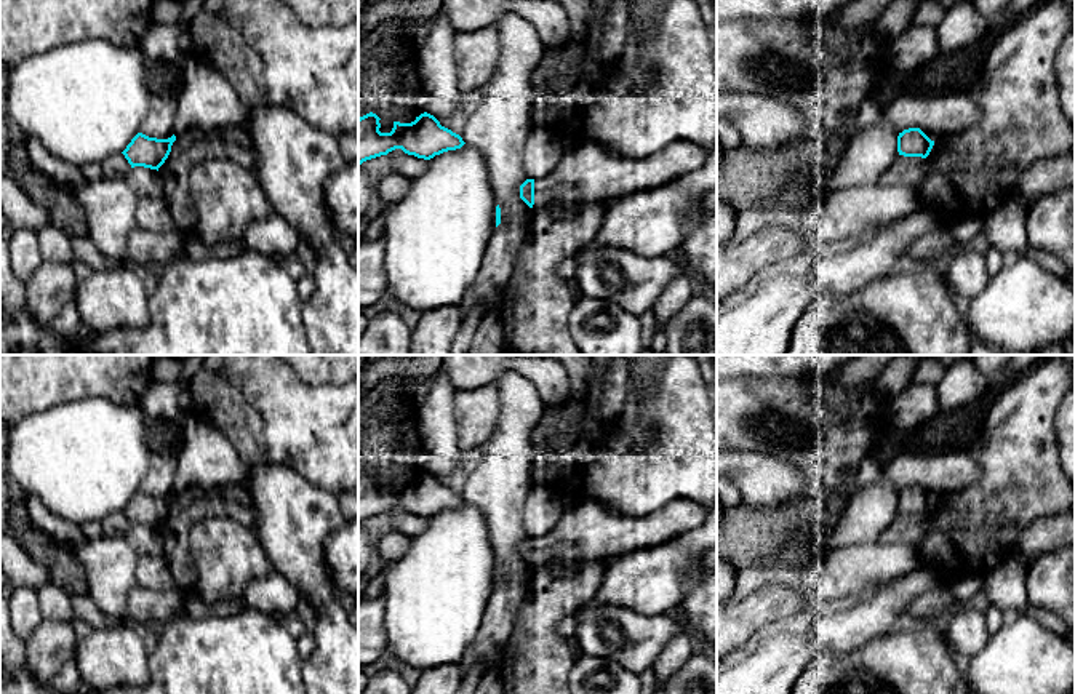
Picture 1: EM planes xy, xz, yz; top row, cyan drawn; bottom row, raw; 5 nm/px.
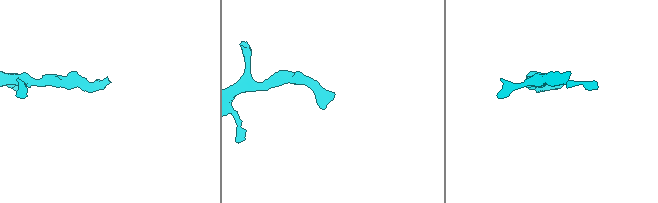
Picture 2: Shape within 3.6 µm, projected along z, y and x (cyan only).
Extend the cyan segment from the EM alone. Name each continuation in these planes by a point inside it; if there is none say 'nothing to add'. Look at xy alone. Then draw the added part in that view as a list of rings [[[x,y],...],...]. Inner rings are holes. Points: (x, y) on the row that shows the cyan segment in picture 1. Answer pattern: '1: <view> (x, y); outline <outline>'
nothing to add

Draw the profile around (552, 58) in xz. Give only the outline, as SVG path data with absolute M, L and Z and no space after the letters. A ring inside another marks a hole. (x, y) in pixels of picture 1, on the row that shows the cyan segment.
M571 45L561 48L560 51L549 50L544 56L542 64L534 74L536 83L541 85L542 82L545 82L545 78L552 74L552 69L557 67L557 64L561 61L561 56L571 53L571 50Z

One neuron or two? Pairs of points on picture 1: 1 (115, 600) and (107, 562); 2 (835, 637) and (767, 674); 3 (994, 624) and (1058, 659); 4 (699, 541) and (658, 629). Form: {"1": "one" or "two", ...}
{"1": "one", "2": "two", "3": "two", "4": "two"}

